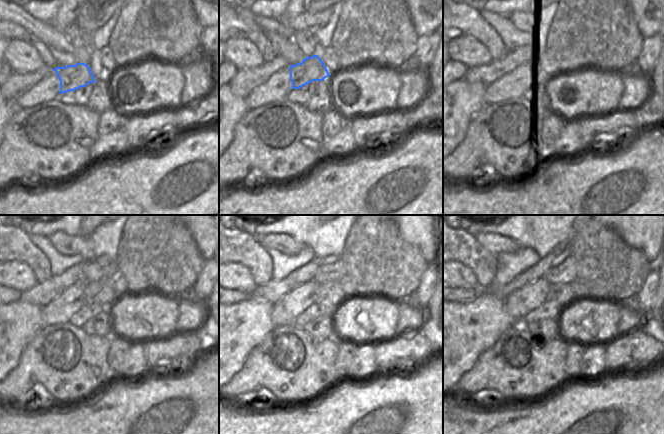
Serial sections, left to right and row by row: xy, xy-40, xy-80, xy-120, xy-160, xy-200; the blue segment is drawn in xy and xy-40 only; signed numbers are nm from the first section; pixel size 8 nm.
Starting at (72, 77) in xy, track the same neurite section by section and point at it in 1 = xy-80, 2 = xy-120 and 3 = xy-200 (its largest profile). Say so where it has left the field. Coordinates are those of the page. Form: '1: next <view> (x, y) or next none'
1: next xy-80 (540, 67)
2: next xy-120 (102, 292)
3: next xy-200 (561, 292)

